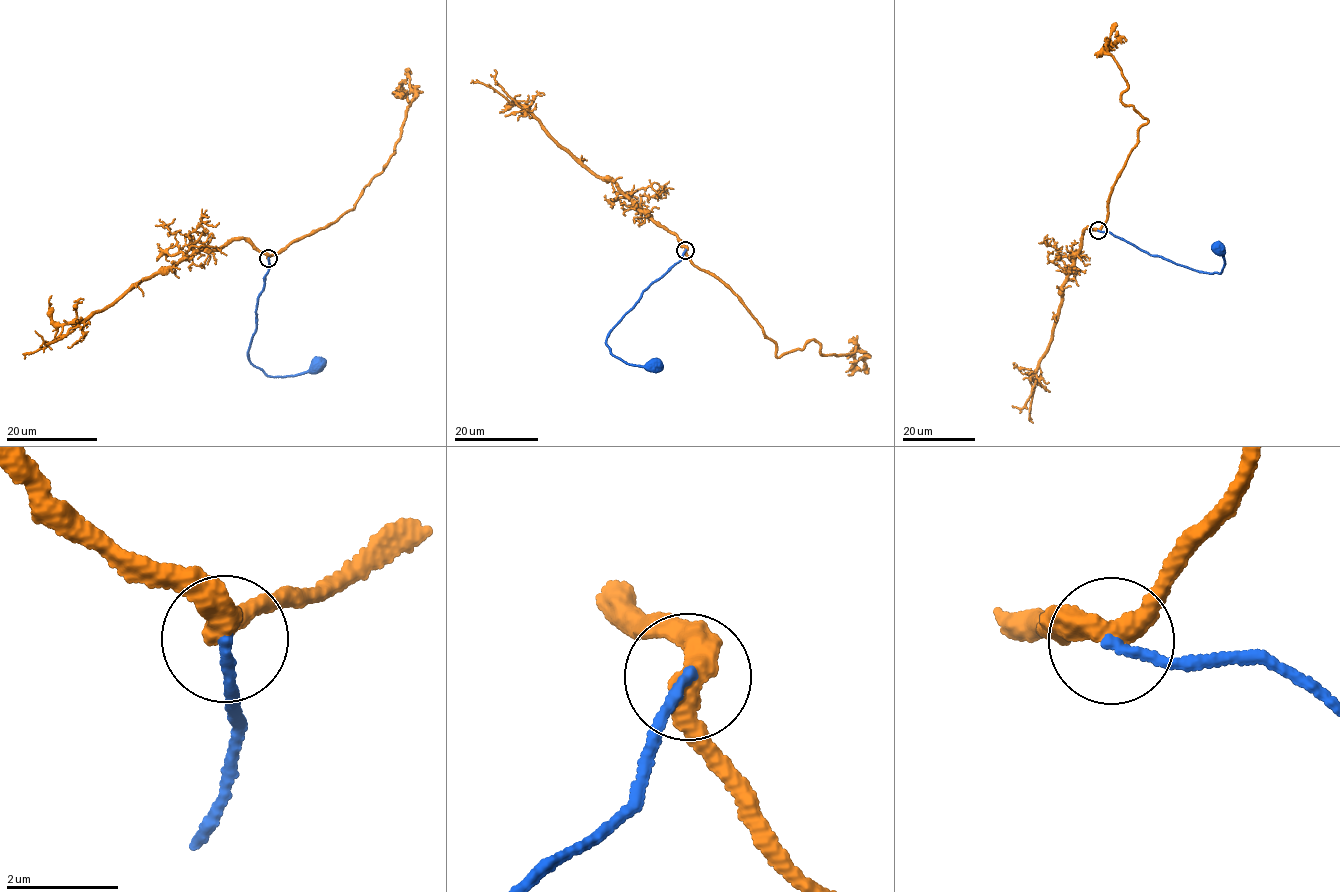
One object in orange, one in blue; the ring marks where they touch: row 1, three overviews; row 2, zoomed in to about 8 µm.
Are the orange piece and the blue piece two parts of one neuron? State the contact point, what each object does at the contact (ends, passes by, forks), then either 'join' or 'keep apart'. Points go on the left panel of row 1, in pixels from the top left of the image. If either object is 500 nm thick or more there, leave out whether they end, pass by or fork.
(268, 258) | orange passes by | blue ends | join

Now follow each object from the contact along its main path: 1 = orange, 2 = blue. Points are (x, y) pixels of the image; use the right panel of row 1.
1: (1098, 230), (1139, 128), (1147, 122), (1121, 101), (1127, 83), (1107, 52), (1106, 44), (1125, 41)
2: (1098, 230), (1109, 231), (1151, 255), (1205, 272), (1221, 271), (1225, 262), (1218, 250)

